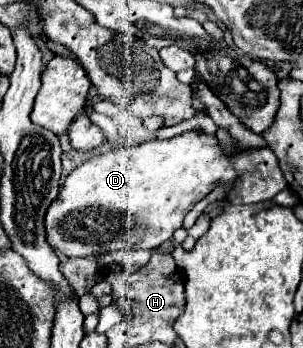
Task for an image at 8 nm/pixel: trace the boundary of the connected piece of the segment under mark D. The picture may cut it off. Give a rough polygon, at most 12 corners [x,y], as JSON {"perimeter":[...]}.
{"perimeter":[[189,130],[65,178],[45,216],[65,256],[155,248],[215,186],[277,196],[271,148]]}

